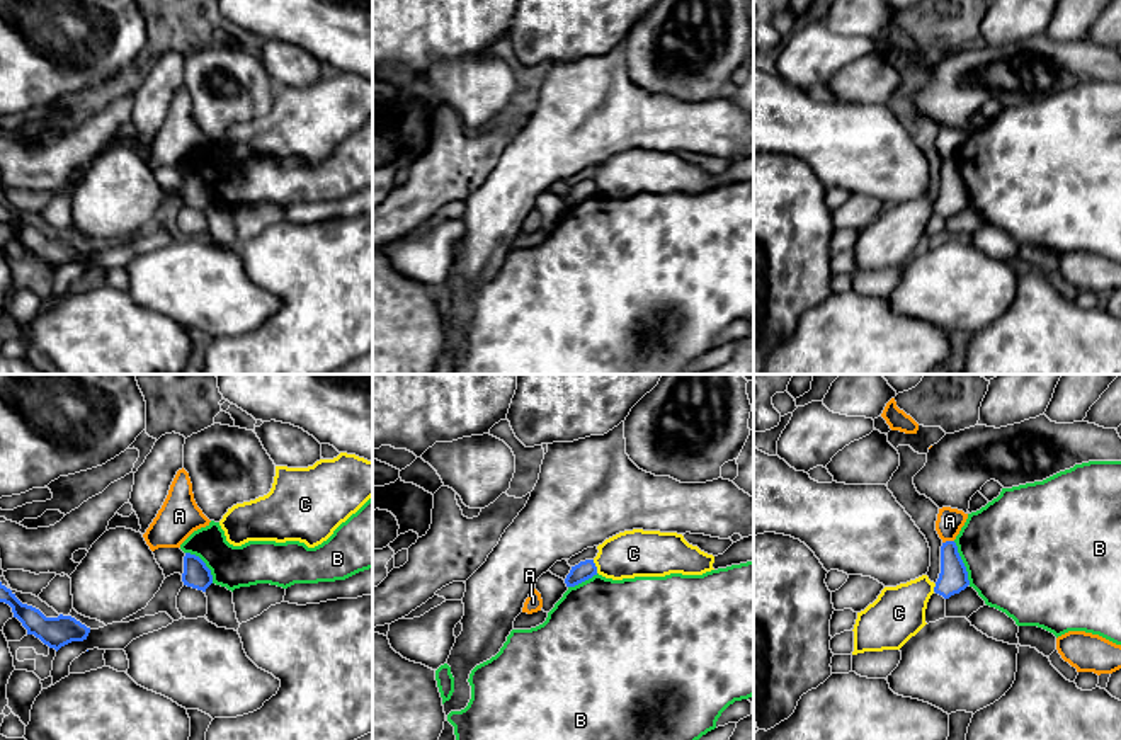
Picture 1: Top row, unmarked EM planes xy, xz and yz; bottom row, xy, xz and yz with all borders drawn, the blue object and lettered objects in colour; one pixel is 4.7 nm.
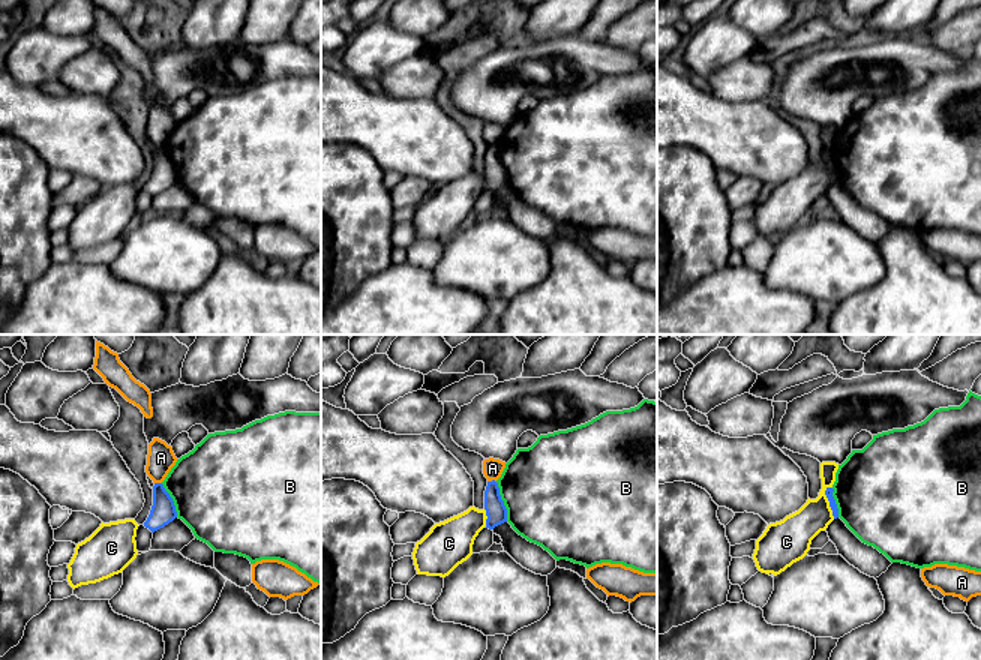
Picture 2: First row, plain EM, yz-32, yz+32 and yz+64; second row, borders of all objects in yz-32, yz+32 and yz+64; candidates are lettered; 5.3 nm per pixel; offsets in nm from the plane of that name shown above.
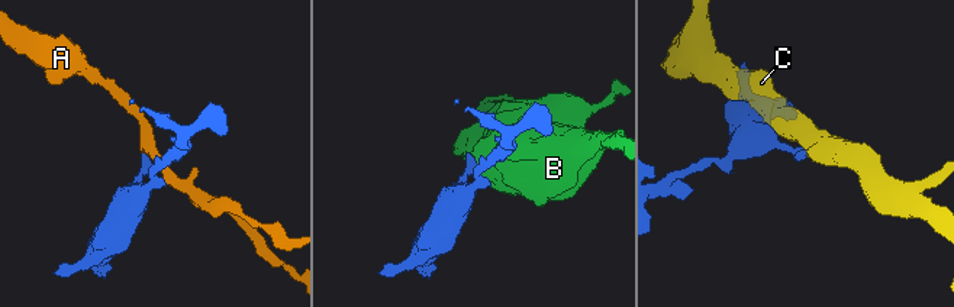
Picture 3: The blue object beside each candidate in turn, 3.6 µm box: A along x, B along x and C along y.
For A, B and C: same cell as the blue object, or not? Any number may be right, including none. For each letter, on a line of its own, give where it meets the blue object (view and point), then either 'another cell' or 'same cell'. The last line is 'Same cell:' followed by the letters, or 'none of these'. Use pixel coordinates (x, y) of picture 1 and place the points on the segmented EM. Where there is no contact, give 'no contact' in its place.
A: yz (948, 541) | another cell
B: yz (963, 563) | another cell
C: xz (596, 567) | another cell
Same cell: none of these

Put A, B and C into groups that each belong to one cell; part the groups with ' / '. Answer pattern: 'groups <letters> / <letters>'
groups A / B / C

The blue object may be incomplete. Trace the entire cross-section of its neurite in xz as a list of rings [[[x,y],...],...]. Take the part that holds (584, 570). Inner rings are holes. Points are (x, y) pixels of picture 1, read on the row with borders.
[[[594,560],[580,561],[578,565],[572,566],[570,573],[565,578],[566,587],[575,587],[589,578],[597,575],[597,566]]]

